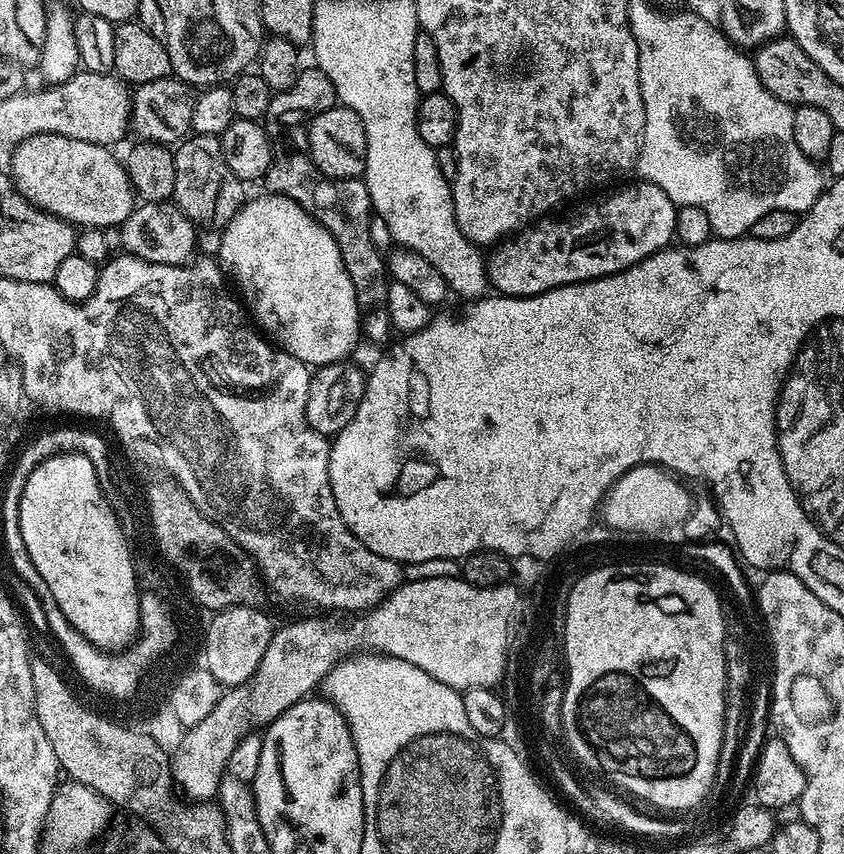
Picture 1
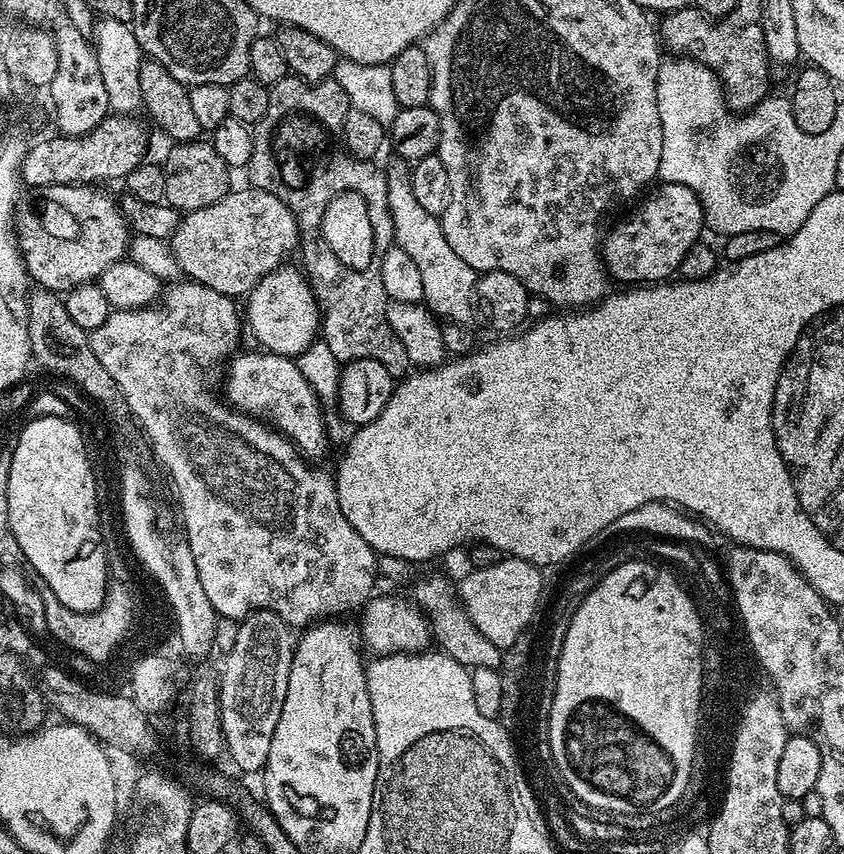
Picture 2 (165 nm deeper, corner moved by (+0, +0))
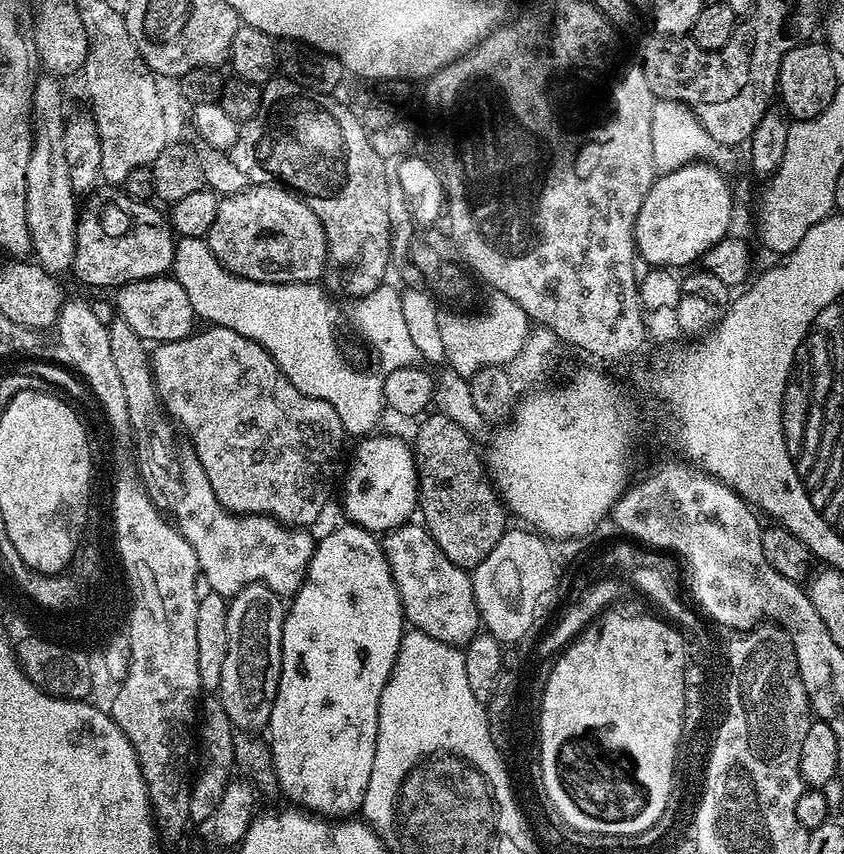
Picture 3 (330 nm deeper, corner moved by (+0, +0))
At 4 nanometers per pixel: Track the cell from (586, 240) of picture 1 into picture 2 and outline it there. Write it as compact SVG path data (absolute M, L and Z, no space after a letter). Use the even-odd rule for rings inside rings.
M661 183L660 189L641 206L637 212L632 212L612 233L602 240L602 259L609 277L613 281L621 280L624 286L644 286L649 282L664 282L675 277L680 271L680 263L687 251L701 239L700 231L705 231L704 211L702 202L690 186L681 184Z

